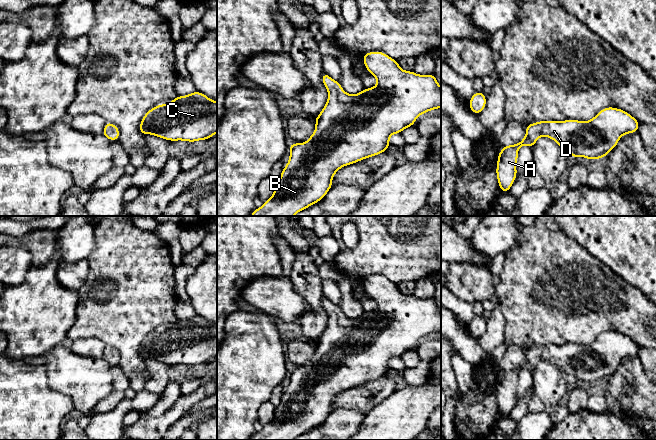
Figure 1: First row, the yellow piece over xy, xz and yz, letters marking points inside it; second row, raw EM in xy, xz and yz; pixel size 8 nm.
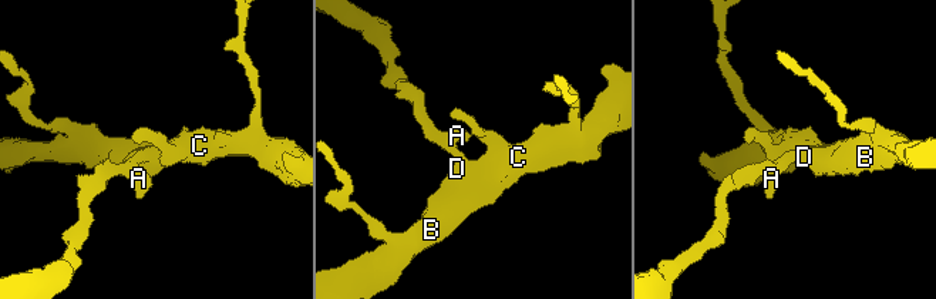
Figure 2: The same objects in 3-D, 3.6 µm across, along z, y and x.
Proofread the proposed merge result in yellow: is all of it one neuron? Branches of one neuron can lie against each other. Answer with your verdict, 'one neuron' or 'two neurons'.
one neuron

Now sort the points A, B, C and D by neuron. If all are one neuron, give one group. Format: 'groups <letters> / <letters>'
groups A B C D

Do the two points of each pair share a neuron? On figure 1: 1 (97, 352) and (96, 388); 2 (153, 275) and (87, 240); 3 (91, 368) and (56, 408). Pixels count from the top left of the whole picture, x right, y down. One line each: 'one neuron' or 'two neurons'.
1: two neurons
2: two neurons
3: two neurons

